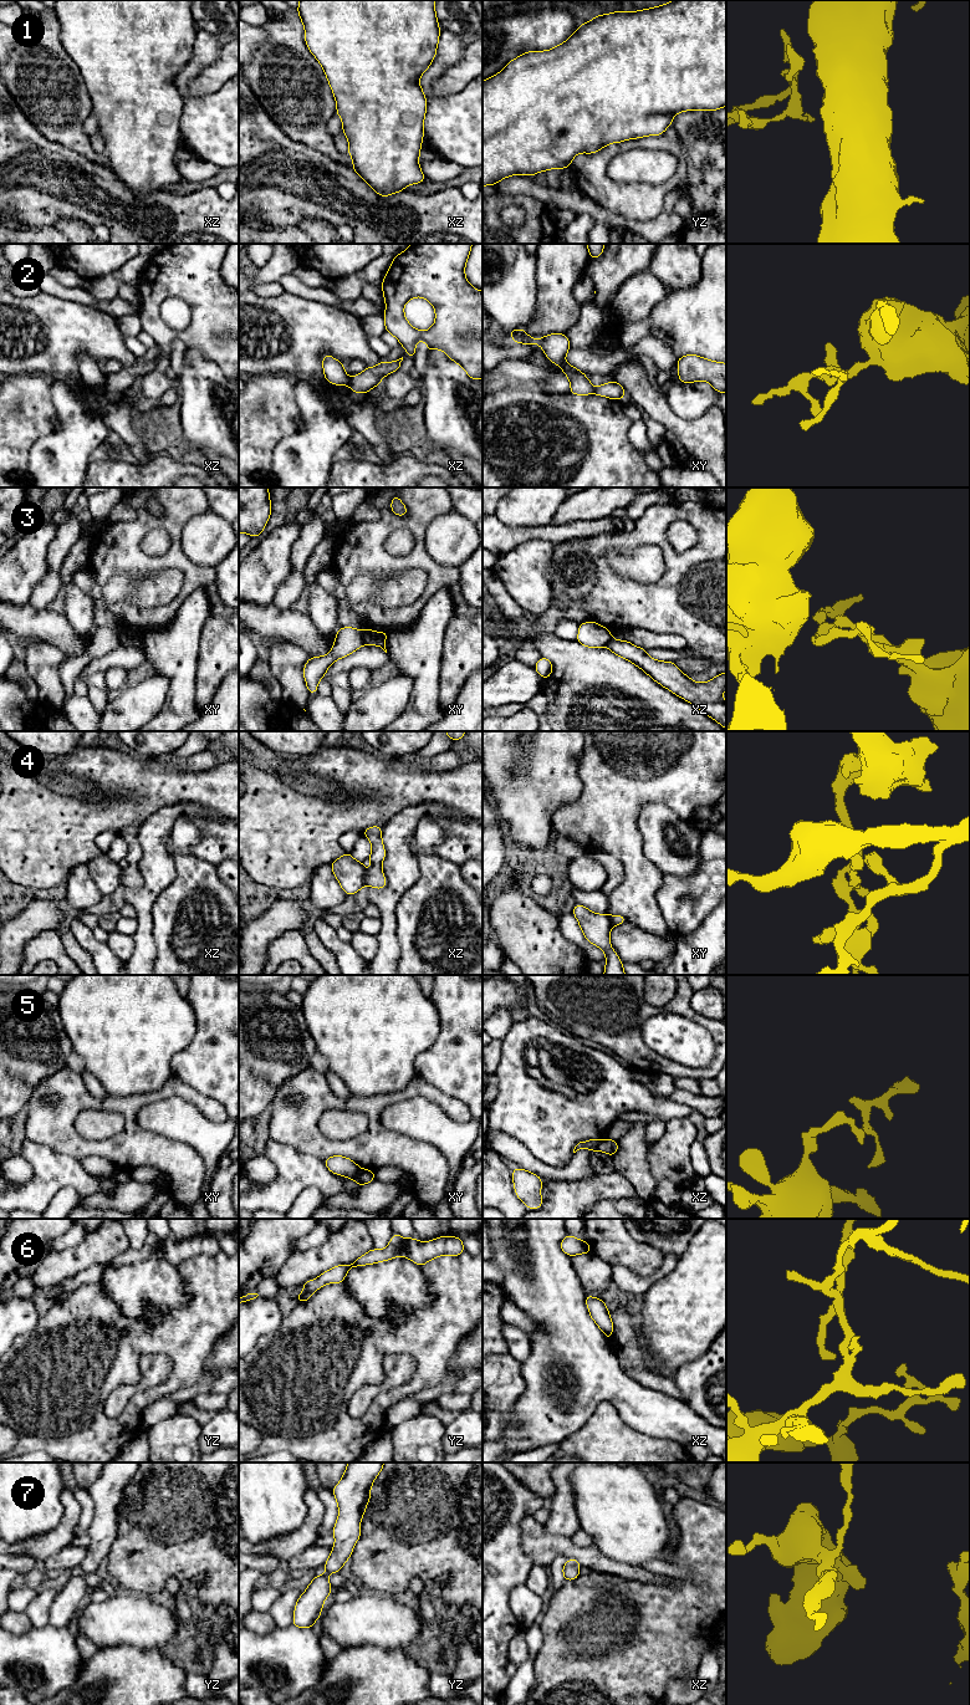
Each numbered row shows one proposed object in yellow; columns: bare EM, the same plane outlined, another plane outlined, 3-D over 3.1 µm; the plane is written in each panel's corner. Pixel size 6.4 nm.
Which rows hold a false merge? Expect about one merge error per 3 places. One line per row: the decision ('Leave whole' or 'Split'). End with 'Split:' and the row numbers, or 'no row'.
1: Leave whole
2: Split
3: Split
4: Split
5: Split
6: Leave whole
7: Leave whole
Split: 2, 3, 4, 5

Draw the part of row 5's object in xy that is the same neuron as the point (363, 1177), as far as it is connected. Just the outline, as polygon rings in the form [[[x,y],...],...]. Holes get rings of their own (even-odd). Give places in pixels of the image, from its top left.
[[[359,1169],[353,1176],[353,1180],[359,1185],[369,1184],[374,1180],[374,1170]]]

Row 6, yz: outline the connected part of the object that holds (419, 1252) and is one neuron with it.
[[[394,1232],[388,1246],[383,1250],[372,1249],[349,1265],[337,1265],[321,1273],[317,1278],[302,1283],[303,1291],[296,1295],[297,1303],[306,1302],[311,1295],[327,1283],[343,1283],[347,1272],[352,1267],[373,1265],[389,1261],[397,1256],[408,1257],[418,1266],[443,1256],[459,1256],[465,1251],[463,1239],[455,1236],[440,1236],[430,1241],[418,1241],[415,1237],[404,1239]]]

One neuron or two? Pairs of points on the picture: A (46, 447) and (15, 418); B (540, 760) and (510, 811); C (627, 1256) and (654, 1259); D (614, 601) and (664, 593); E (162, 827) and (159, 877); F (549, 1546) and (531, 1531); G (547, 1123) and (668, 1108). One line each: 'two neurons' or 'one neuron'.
A: two neurons
B: one neuron
C: one neuron
D: one neuron
E: one neuron
F: one neuron
G: one neuron

